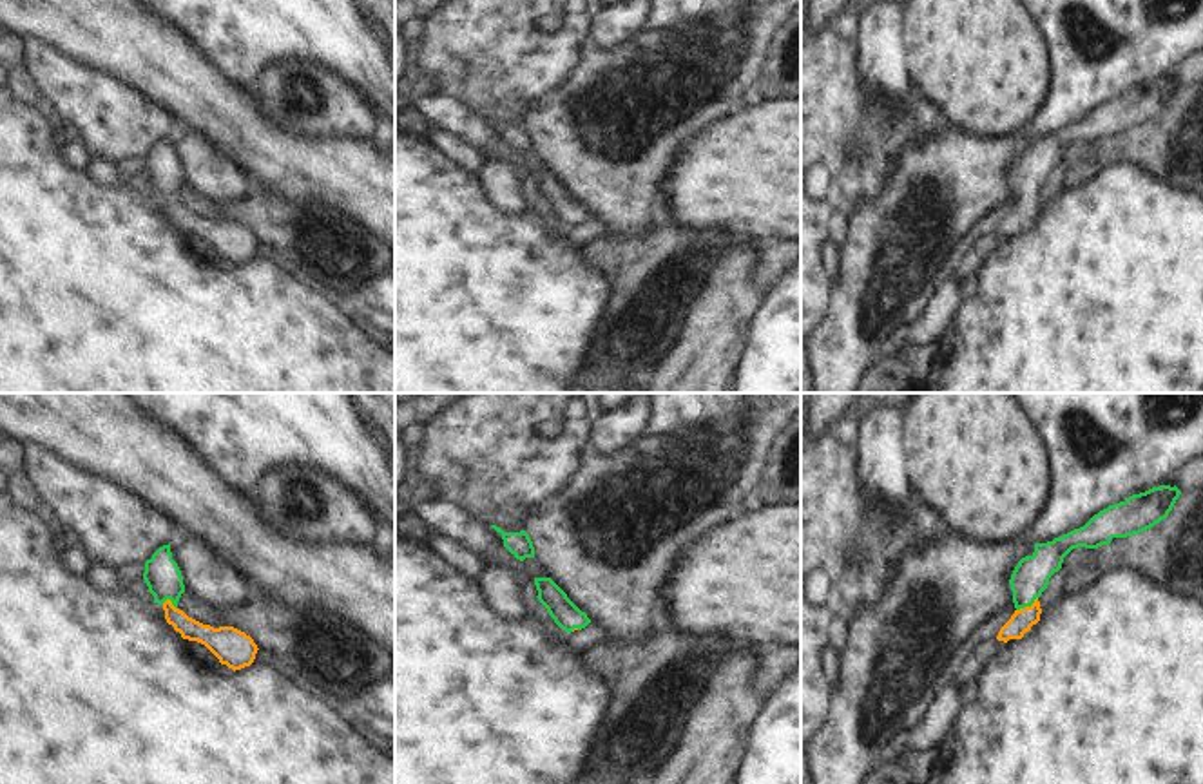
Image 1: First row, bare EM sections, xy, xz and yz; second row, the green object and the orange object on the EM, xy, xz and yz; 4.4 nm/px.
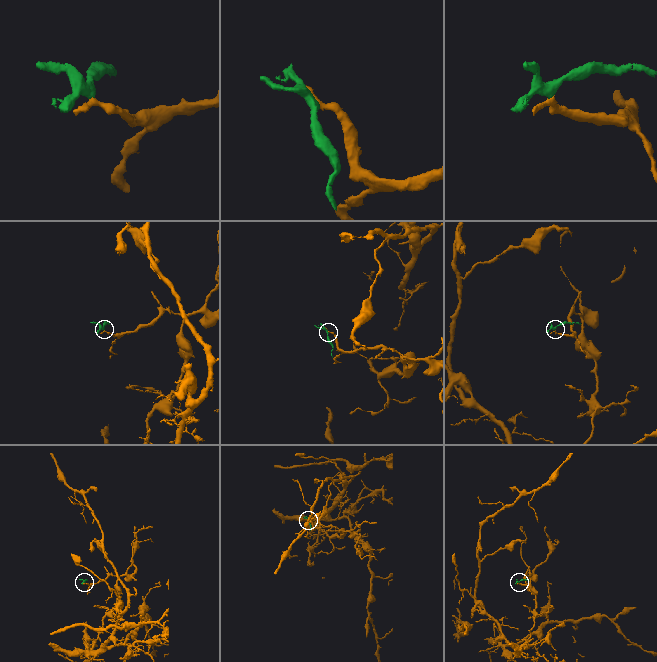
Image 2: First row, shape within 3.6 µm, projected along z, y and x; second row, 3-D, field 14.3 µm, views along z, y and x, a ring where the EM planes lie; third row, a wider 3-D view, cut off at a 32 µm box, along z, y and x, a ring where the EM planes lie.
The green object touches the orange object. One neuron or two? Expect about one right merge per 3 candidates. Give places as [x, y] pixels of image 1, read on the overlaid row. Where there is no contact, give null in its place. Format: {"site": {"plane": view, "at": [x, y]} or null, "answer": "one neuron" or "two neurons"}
{"site": {"plane": "yz", "at": [1028, 605]}, "answer": "one neuron"}

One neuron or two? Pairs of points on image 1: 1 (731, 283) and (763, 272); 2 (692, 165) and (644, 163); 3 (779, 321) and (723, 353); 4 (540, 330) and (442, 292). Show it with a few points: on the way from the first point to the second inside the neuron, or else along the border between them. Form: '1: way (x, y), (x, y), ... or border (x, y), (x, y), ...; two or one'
1: border (754, 243), (756, 267), (752, 285), (761, 296); two
2: border (698, 134), (682, 143), (662, 183), (660, 198); two
3: border (761, 301), (754, 314), (747, 348), (734, 373); two
4: way (517, 330), (471, 321), (466, 315); one

